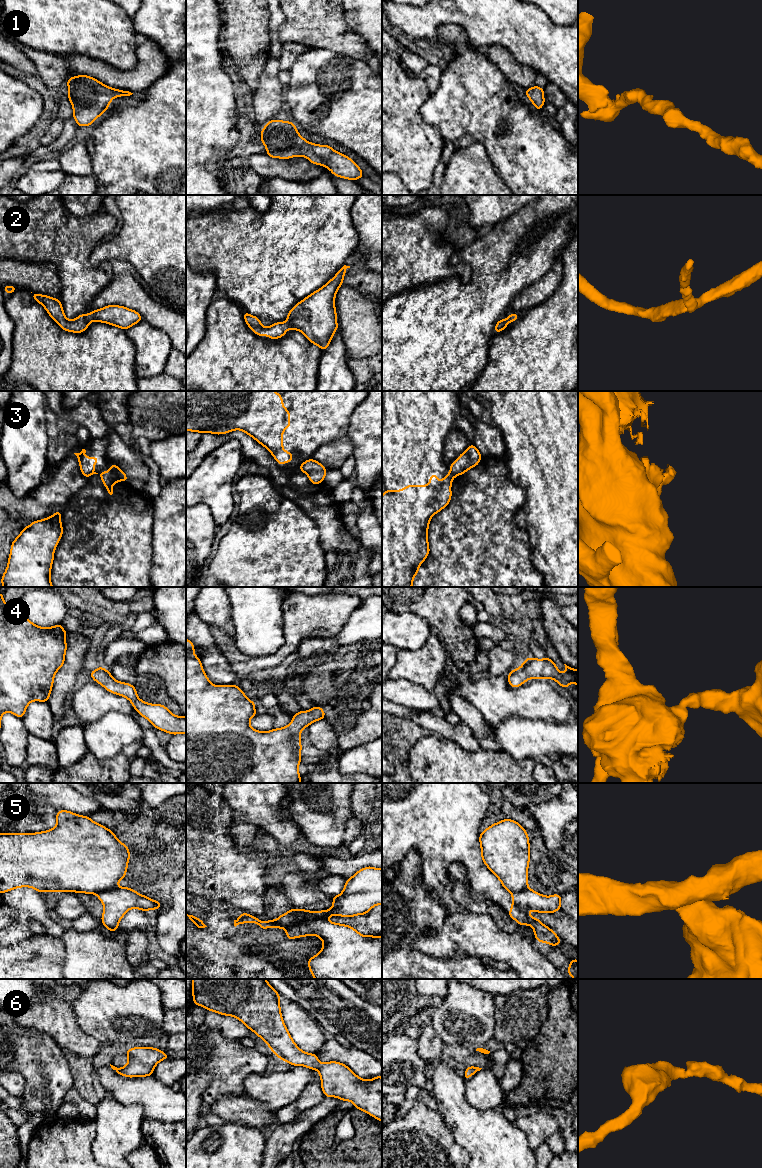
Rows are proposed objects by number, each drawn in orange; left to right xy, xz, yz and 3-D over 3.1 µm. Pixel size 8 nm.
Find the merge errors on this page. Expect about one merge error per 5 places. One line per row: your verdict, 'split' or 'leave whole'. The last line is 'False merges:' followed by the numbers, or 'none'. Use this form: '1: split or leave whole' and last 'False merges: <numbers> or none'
1: leave whole
2: leave whole
3: split
4: leave whole
5: split
6: leave whole
False merges: 3, 5

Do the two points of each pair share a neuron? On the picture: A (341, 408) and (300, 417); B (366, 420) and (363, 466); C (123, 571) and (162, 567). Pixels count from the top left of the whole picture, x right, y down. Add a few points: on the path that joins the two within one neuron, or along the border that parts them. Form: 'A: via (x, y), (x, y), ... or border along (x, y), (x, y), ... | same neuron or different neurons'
A: via (331, 408), (310, 408) | same neuron
B: via (366, 431), (366, 455) | same neuron
C: border along (153, 545), (150, 576) | different neurons

